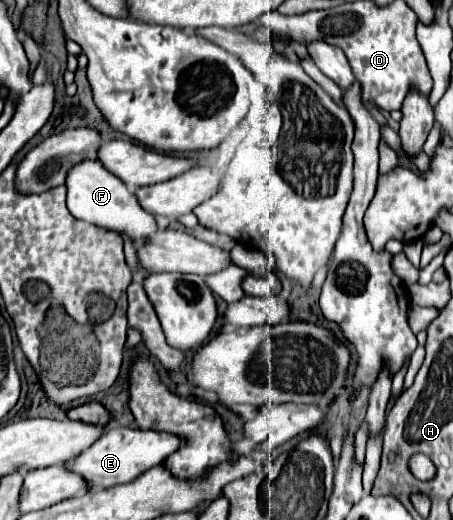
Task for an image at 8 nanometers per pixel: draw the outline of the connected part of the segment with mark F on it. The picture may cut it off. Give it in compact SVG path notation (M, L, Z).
M77 162L65 178L67 186L67 208L75 218L81 218L85 222L93 222L95 226L115 230L119 234L127 234L133 242L143 242L151 238L153 232L157 232L155 218L151 214L145 214L141 210L135 194L113 174L107 174L107 170L99 162Z

